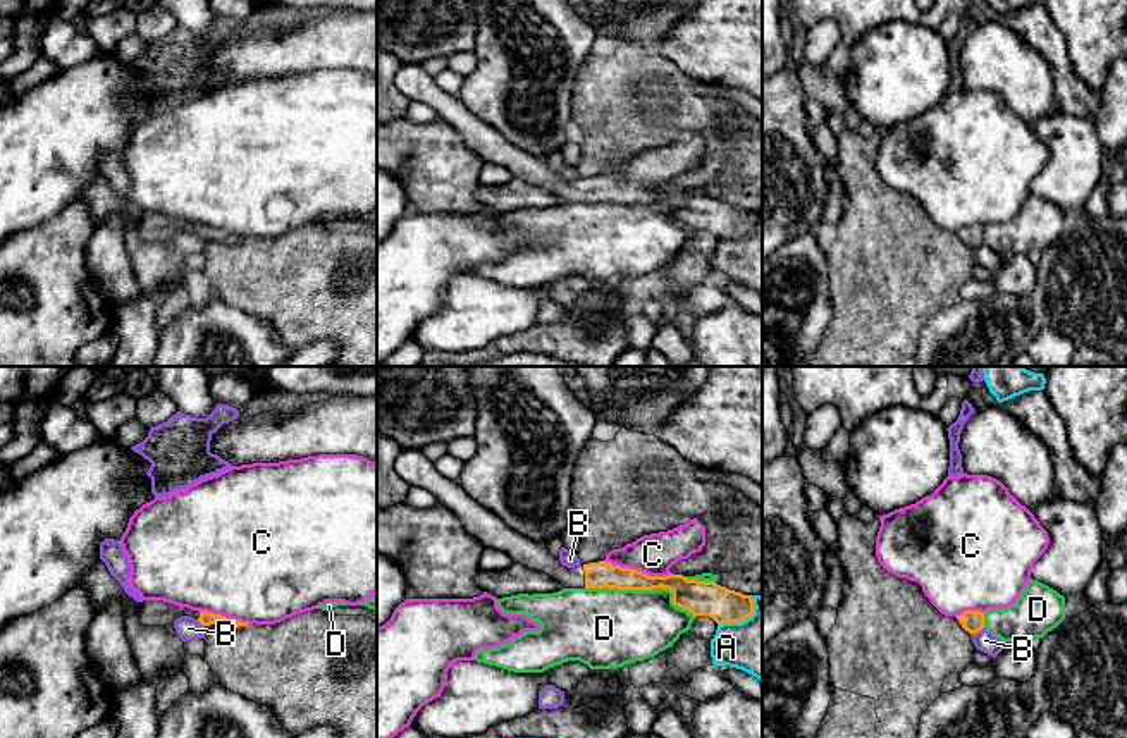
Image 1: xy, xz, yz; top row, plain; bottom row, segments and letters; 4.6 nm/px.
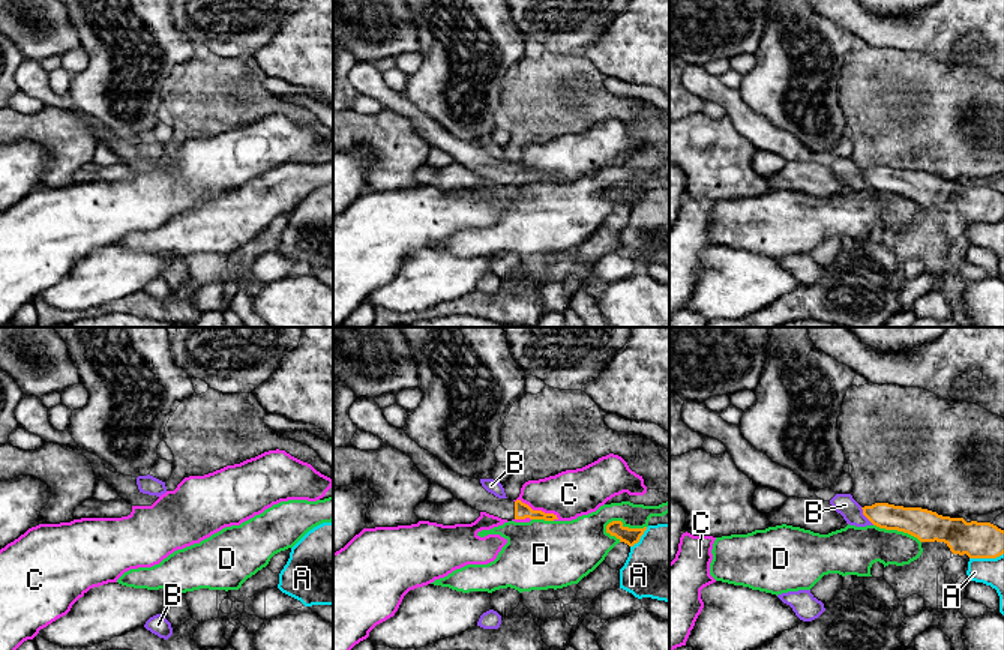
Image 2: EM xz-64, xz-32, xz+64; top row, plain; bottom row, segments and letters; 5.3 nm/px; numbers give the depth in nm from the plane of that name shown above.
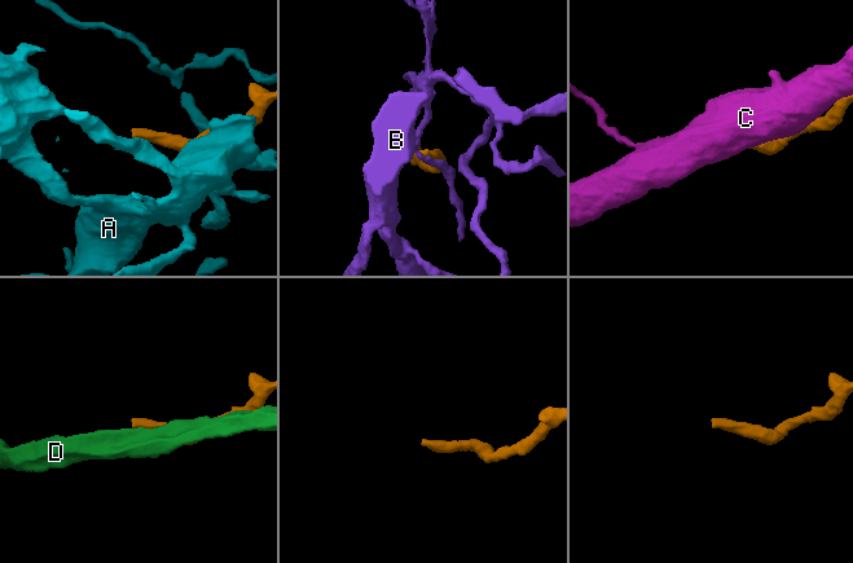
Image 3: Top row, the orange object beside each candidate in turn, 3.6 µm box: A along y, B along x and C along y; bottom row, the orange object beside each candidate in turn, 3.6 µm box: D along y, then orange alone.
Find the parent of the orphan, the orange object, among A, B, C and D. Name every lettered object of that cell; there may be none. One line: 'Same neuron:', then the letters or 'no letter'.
Same neuron: no letter

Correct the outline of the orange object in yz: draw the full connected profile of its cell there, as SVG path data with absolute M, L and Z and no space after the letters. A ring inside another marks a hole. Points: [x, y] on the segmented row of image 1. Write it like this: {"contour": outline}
{"contour": "M965 611L960 616L957 616L958 623L965 631L977 633L984 628L984 612L981 611Z"}

